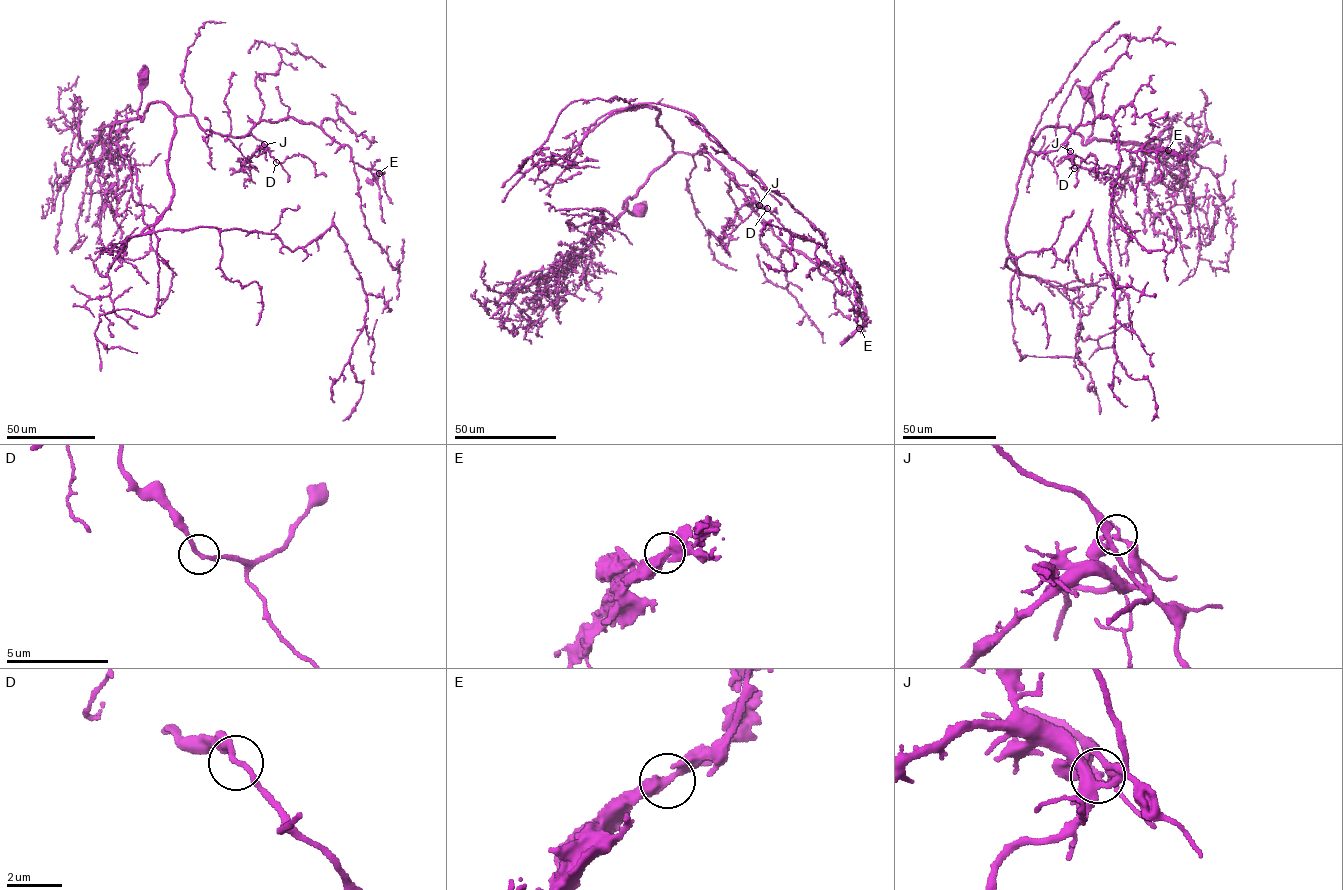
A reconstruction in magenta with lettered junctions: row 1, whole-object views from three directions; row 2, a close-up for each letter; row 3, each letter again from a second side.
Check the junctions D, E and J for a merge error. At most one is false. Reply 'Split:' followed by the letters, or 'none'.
Split: J

